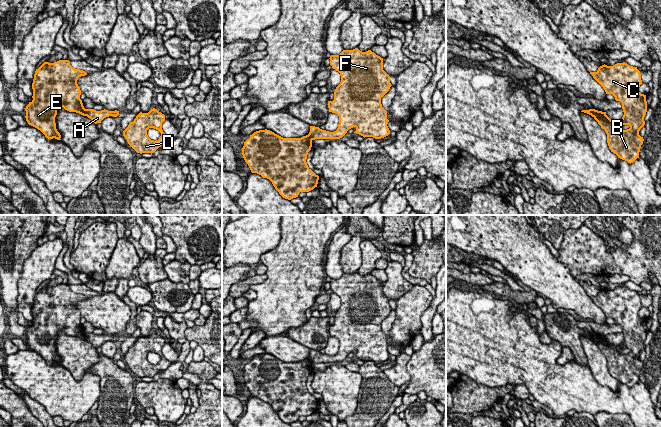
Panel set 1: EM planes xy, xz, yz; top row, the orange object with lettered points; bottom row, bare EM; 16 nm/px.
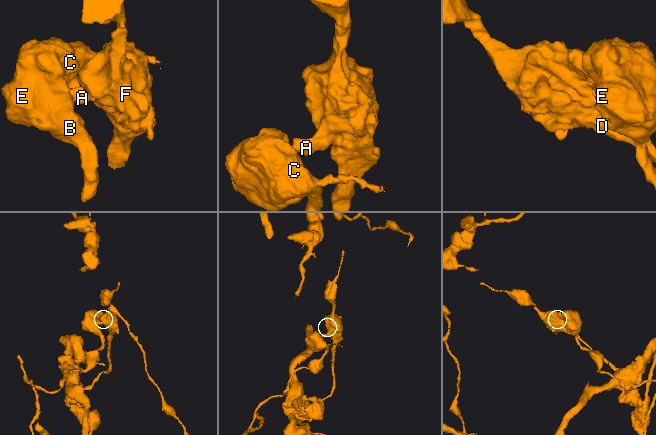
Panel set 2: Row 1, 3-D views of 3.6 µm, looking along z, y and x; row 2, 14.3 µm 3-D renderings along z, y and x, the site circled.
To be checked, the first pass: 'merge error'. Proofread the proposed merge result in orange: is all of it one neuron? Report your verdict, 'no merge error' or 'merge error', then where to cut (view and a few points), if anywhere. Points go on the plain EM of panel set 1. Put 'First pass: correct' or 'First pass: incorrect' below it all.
merge error; cut xy (86, 333), (84, 339)
First pass: correct

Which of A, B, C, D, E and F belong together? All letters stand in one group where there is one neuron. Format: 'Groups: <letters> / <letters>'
Groups: A D F / B C E

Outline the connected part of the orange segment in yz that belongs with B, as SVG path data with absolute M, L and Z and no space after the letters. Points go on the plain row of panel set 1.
M623 286L613 290L604 288L590 298L606 318L612 318L616 325L622 327L624 339L618 346L611 344L606 336L595 333L591 333L592 341L605 354L611 376L631 388L639 382L644 365L639 355L645 349L647 336L646 319L639 316L642 308L640 295Z

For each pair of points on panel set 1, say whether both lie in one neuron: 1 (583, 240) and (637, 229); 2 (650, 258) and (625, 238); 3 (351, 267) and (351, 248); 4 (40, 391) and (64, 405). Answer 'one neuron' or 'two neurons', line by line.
1: one neuron
2: two neurons
3: one neuron
4: one neuron

